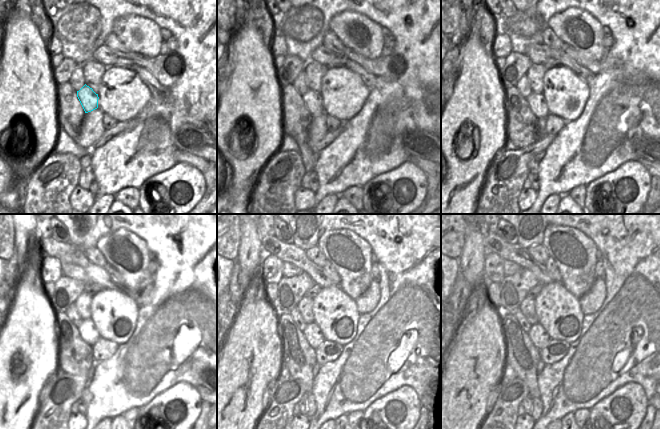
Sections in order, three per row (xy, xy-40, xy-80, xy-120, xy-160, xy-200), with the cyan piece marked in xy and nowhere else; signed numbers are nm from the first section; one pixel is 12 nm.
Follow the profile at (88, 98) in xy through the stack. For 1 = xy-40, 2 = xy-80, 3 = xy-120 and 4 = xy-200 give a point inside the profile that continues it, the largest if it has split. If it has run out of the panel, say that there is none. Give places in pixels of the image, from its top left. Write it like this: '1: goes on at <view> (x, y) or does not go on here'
1: goes on at xy-40 (313, 100)
2: goes on at xy-80 (537, 102)
3: goes on at xy-120 (88, 331)
4: goes on at xy-200 (539, 337)

